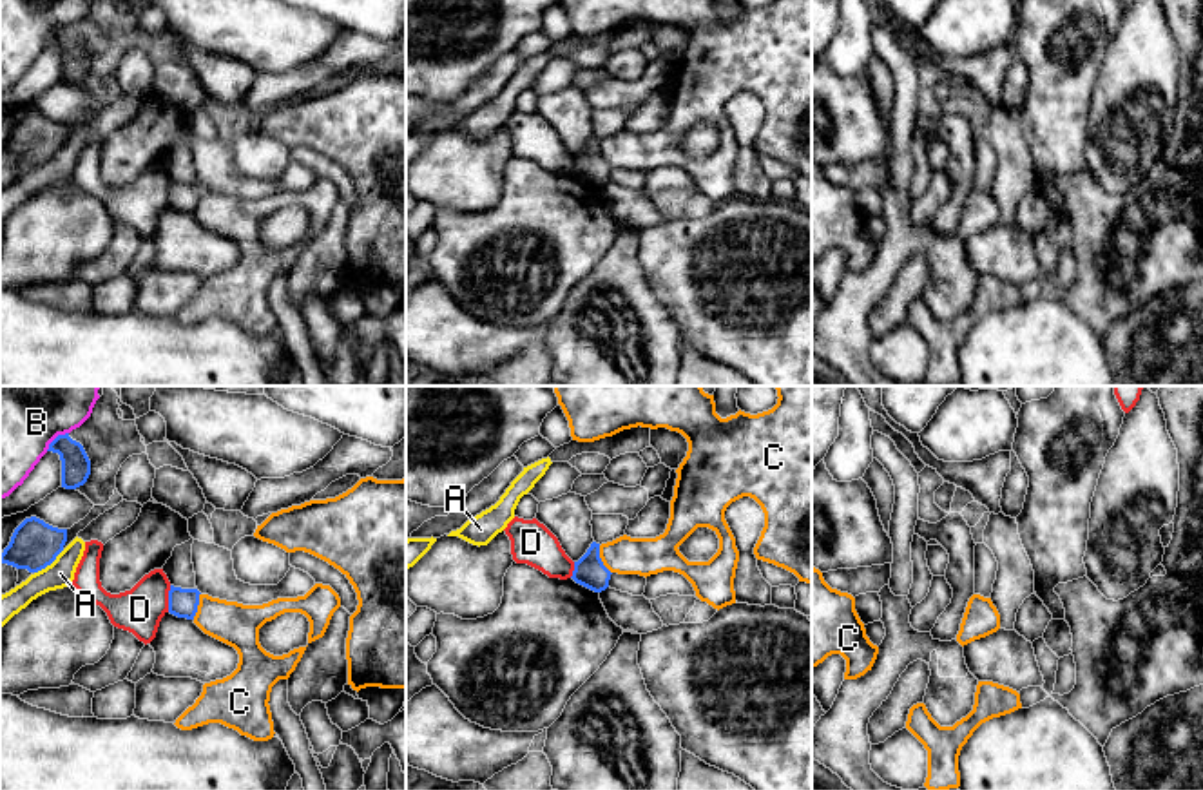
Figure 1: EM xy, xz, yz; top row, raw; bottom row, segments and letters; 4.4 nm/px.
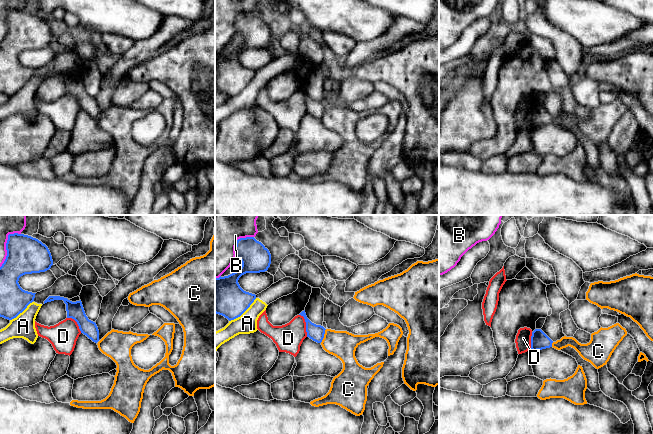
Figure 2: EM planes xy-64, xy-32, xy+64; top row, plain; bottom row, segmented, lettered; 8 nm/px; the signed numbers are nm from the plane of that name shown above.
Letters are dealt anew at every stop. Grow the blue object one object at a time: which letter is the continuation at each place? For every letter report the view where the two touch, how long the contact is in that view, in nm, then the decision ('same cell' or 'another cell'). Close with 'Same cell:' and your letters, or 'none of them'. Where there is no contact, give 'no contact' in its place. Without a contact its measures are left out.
A: xy | 170 nm | another cell
B: xy | 130 nm | another cell
C: xz | 140 nm | another cell
D: xy | 120 nm | another cell
Same cell: none of them

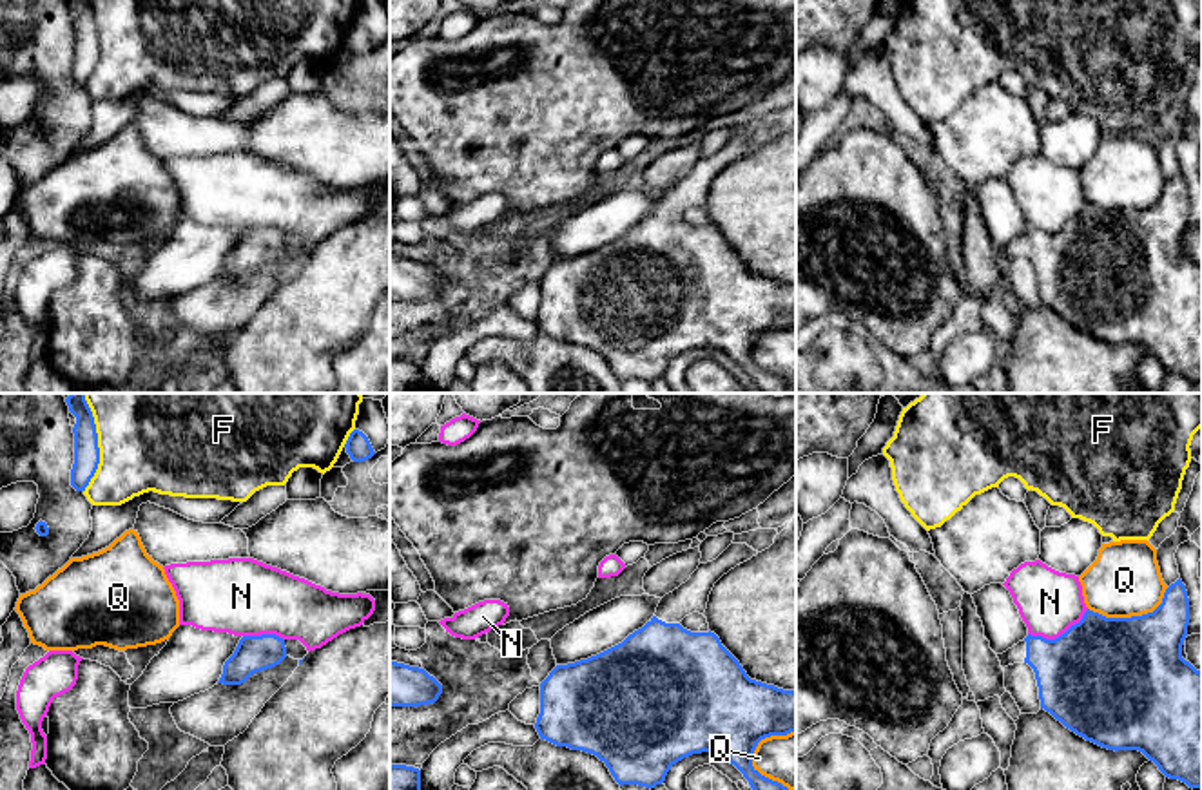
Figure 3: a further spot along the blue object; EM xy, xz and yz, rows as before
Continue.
F: xy | 440 nm | another cell
N: yz | 300 nm | another cell
Q: yz | 380 nm | another cell
Same cell: none of them

